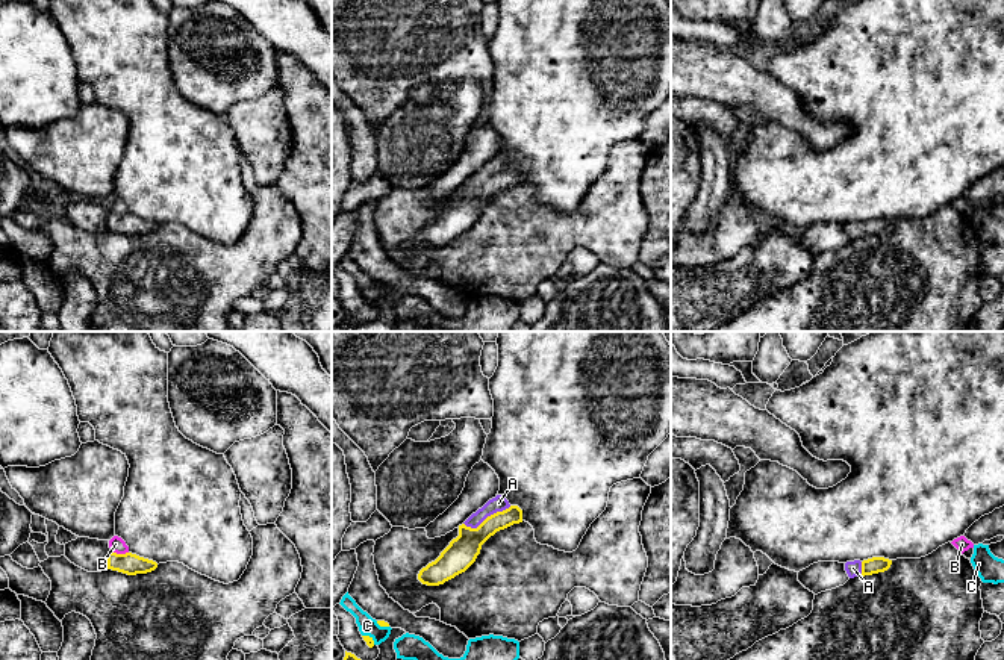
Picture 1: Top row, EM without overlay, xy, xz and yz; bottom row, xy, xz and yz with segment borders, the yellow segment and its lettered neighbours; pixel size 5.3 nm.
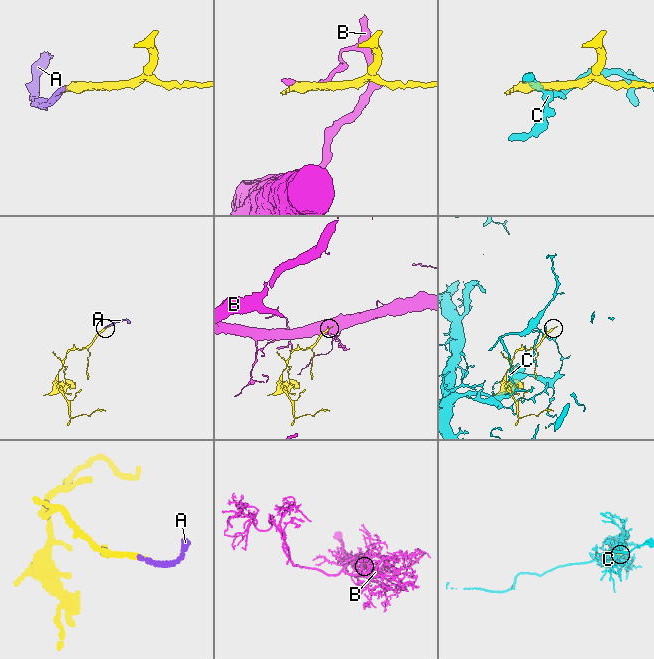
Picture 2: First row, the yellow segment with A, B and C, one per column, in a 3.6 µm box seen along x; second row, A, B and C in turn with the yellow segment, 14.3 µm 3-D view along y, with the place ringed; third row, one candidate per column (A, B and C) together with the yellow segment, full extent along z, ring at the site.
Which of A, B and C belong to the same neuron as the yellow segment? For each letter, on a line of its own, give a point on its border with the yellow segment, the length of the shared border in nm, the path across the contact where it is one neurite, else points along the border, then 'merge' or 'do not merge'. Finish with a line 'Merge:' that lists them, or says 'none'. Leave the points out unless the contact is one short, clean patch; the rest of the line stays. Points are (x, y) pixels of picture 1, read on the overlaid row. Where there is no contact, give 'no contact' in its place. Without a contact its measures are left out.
A: meets yellow in xz at (488, 516); contact 280 nm long; runs through xz (462, 551), (471, 535), (488, 516), (498, 503); merge
B: meets yellow in xy at (120, 554); contact 100 nm long; border along xy (111, 550), (127, 553); do not merge
C: meets yellow in xz at (370, 638); contact 90 nm long; do not merge
Merge: A

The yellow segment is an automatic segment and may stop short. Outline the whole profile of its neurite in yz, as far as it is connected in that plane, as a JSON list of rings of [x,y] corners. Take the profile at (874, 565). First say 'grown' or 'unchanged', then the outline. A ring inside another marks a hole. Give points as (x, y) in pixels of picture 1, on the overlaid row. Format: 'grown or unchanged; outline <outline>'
grown; outline [[[872,557],[868,560],[854,560],[854,562],[847,562],[845,563],[845,571],[850,578],[854,577],[865,577],[865,575],[872,575],[878,572],[884,572],[890,568],[892,560],[884,559],[884,557]]]

